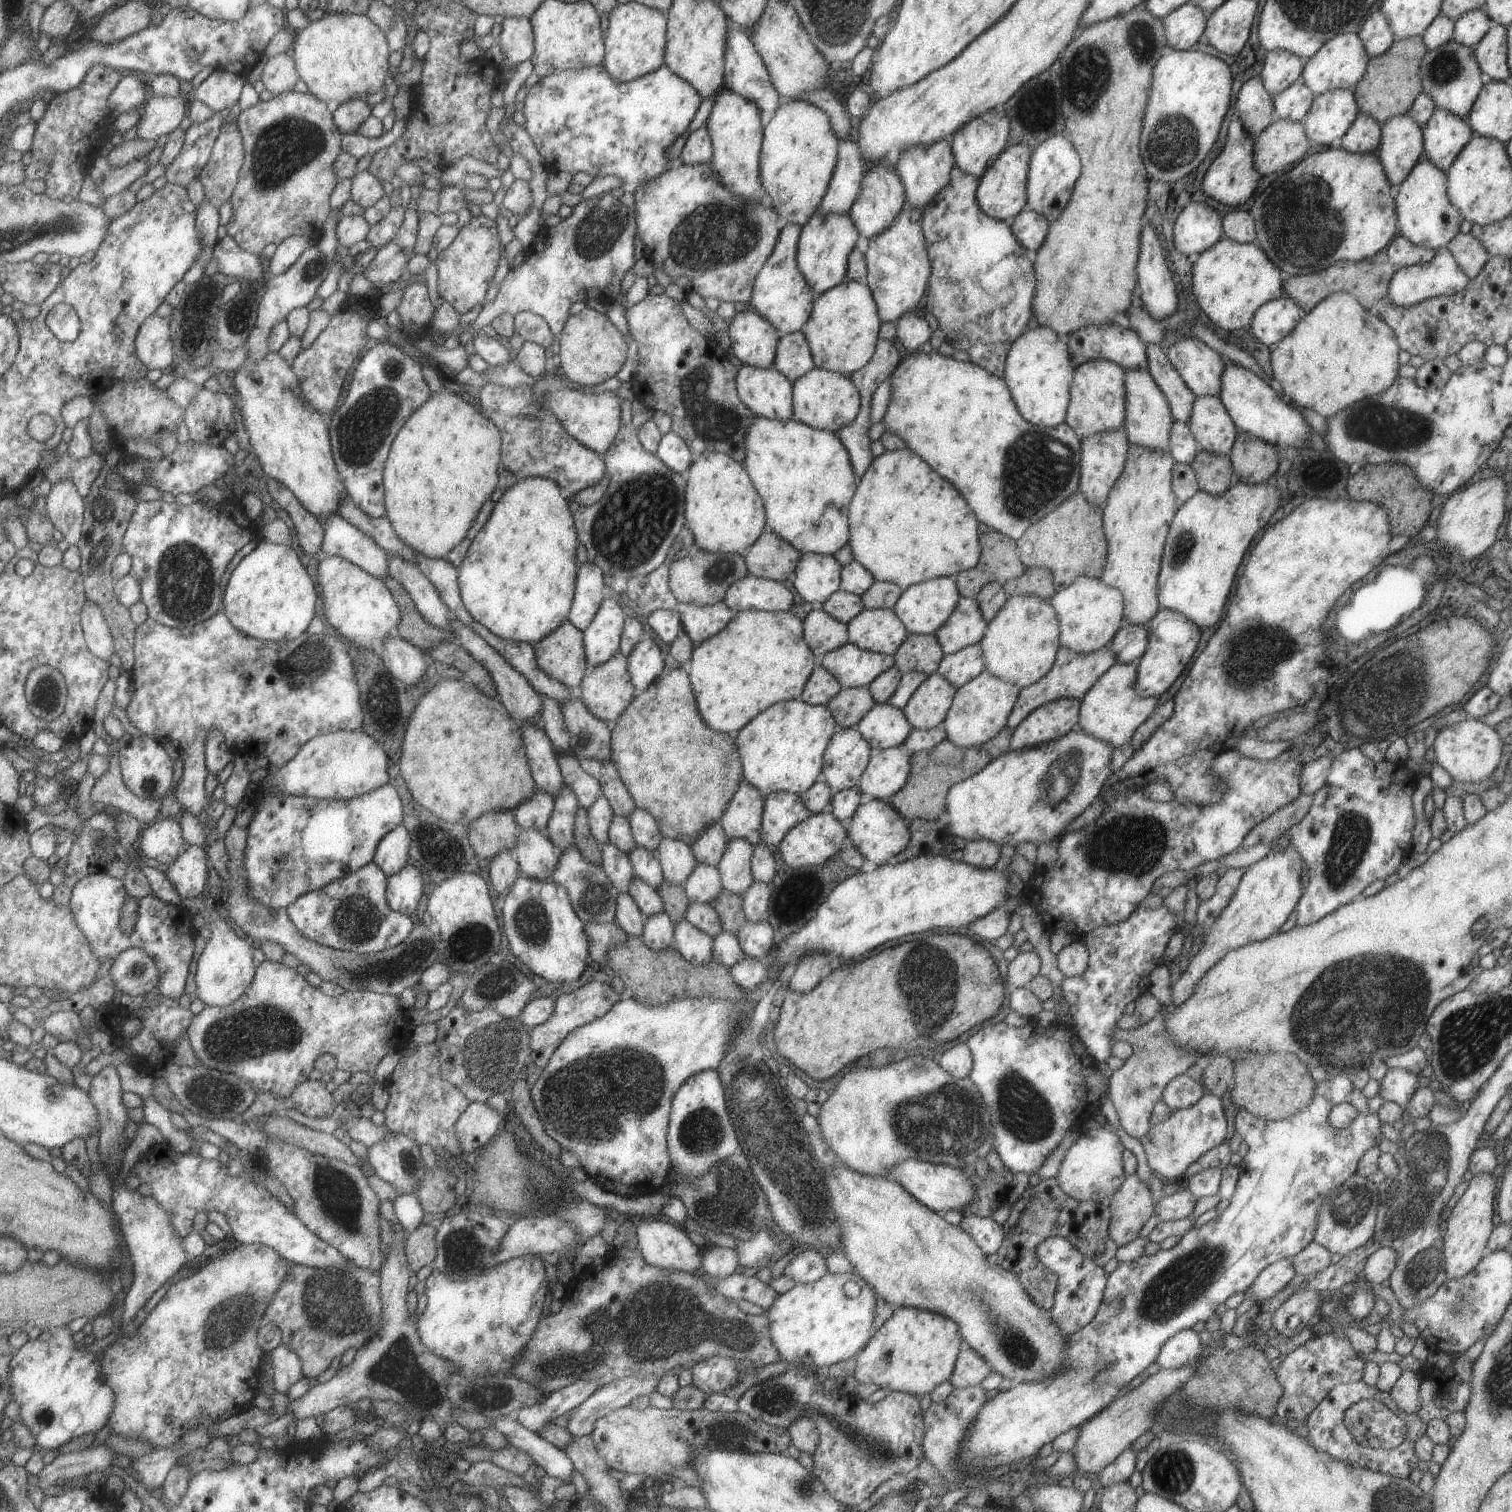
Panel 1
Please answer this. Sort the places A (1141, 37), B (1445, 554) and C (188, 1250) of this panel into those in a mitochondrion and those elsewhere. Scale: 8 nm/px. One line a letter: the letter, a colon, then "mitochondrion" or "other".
A: mitochondrion
B: other
C: other

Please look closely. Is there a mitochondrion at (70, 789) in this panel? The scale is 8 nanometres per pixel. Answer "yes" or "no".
no

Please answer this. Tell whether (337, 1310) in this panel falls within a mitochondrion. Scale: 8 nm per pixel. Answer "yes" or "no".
yes

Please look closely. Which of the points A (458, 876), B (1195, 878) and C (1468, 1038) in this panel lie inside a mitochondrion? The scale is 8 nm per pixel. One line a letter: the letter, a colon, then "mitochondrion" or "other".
A: other
B: other
C: mitochondrion

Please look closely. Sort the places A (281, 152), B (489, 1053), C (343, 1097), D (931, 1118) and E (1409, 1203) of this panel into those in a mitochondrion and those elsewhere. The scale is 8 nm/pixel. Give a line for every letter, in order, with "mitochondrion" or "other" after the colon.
A: mitochondrion
B: mitochondrion
C: other
D: mitochondrion
E: mitochondrion

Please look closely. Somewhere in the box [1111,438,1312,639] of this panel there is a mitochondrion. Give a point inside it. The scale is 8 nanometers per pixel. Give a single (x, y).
(1183, 545)

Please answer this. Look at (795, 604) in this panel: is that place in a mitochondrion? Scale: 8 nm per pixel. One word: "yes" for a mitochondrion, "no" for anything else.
no

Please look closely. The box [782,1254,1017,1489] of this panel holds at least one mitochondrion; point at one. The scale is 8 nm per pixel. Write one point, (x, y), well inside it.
(877, 1453)

